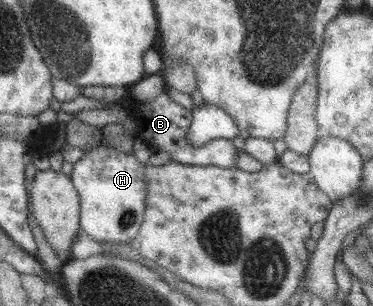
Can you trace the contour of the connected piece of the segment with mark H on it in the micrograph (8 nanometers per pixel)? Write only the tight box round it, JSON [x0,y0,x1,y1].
[69,146,145,243]

